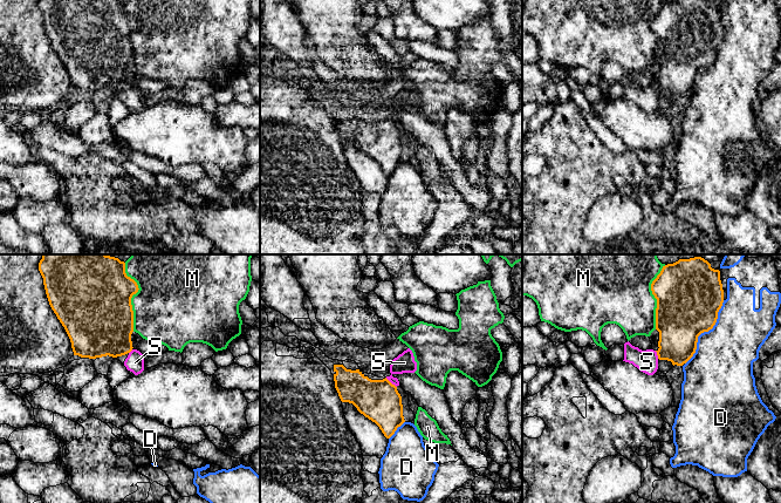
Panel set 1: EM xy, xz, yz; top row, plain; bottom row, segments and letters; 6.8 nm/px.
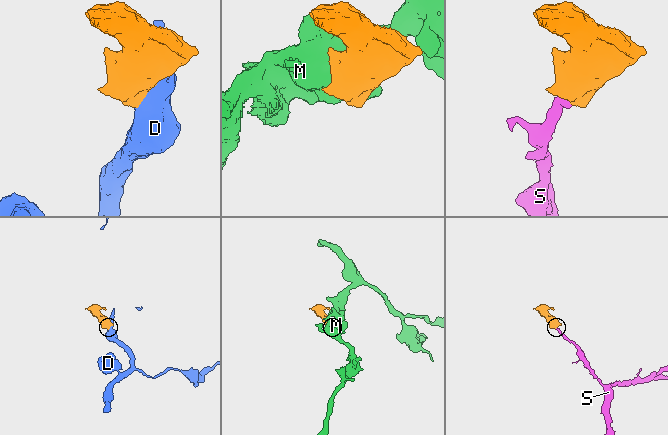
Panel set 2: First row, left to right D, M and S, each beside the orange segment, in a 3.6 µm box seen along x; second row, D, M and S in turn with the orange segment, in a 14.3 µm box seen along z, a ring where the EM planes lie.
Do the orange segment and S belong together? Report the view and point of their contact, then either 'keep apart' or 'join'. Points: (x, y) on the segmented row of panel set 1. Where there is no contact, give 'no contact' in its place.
xz (390, 382) | join

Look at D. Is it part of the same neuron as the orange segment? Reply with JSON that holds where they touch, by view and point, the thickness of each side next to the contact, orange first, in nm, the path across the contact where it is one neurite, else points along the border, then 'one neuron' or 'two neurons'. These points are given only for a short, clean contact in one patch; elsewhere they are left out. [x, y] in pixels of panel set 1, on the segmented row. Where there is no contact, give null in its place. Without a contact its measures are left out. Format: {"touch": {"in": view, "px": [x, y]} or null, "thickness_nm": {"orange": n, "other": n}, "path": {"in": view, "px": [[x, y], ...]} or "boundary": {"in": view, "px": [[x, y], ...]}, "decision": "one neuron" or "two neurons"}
{"touch": {"in": "yz", "px": [705, 331]}, "thickness_nm": {"orange": 440, "other": 420}, "decision": "two neurons"}

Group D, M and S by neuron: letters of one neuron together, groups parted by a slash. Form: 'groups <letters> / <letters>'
groups D / M / S

